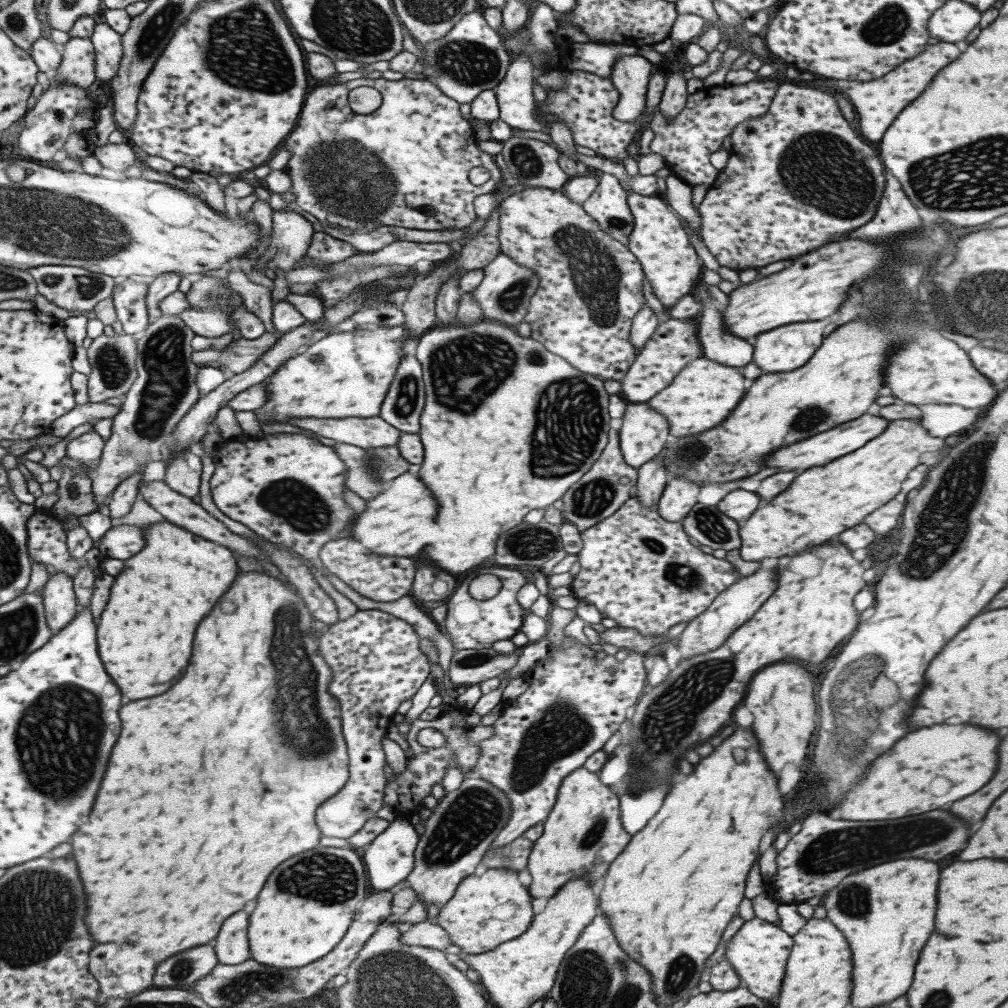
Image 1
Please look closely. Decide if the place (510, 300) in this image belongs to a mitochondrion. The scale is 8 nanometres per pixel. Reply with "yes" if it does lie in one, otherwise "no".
yes

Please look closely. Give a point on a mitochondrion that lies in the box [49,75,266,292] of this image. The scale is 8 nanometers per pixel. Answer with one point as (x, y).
(58, 116)

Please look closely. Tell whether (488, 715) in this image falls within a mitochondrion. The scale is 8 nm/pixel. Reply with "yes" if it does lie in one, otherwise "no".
no

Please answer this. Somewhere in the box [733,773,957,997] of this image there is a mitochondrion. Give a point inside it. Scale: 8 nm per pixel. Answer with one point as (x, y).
(854, 901)

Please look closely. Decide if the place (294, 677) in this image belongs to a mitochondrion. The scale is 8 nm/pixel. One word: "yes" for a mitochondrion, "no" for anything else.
yes

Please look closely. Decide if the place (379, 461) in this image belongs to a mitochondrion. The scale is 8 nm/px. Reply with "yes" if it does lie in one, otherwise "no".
yes

